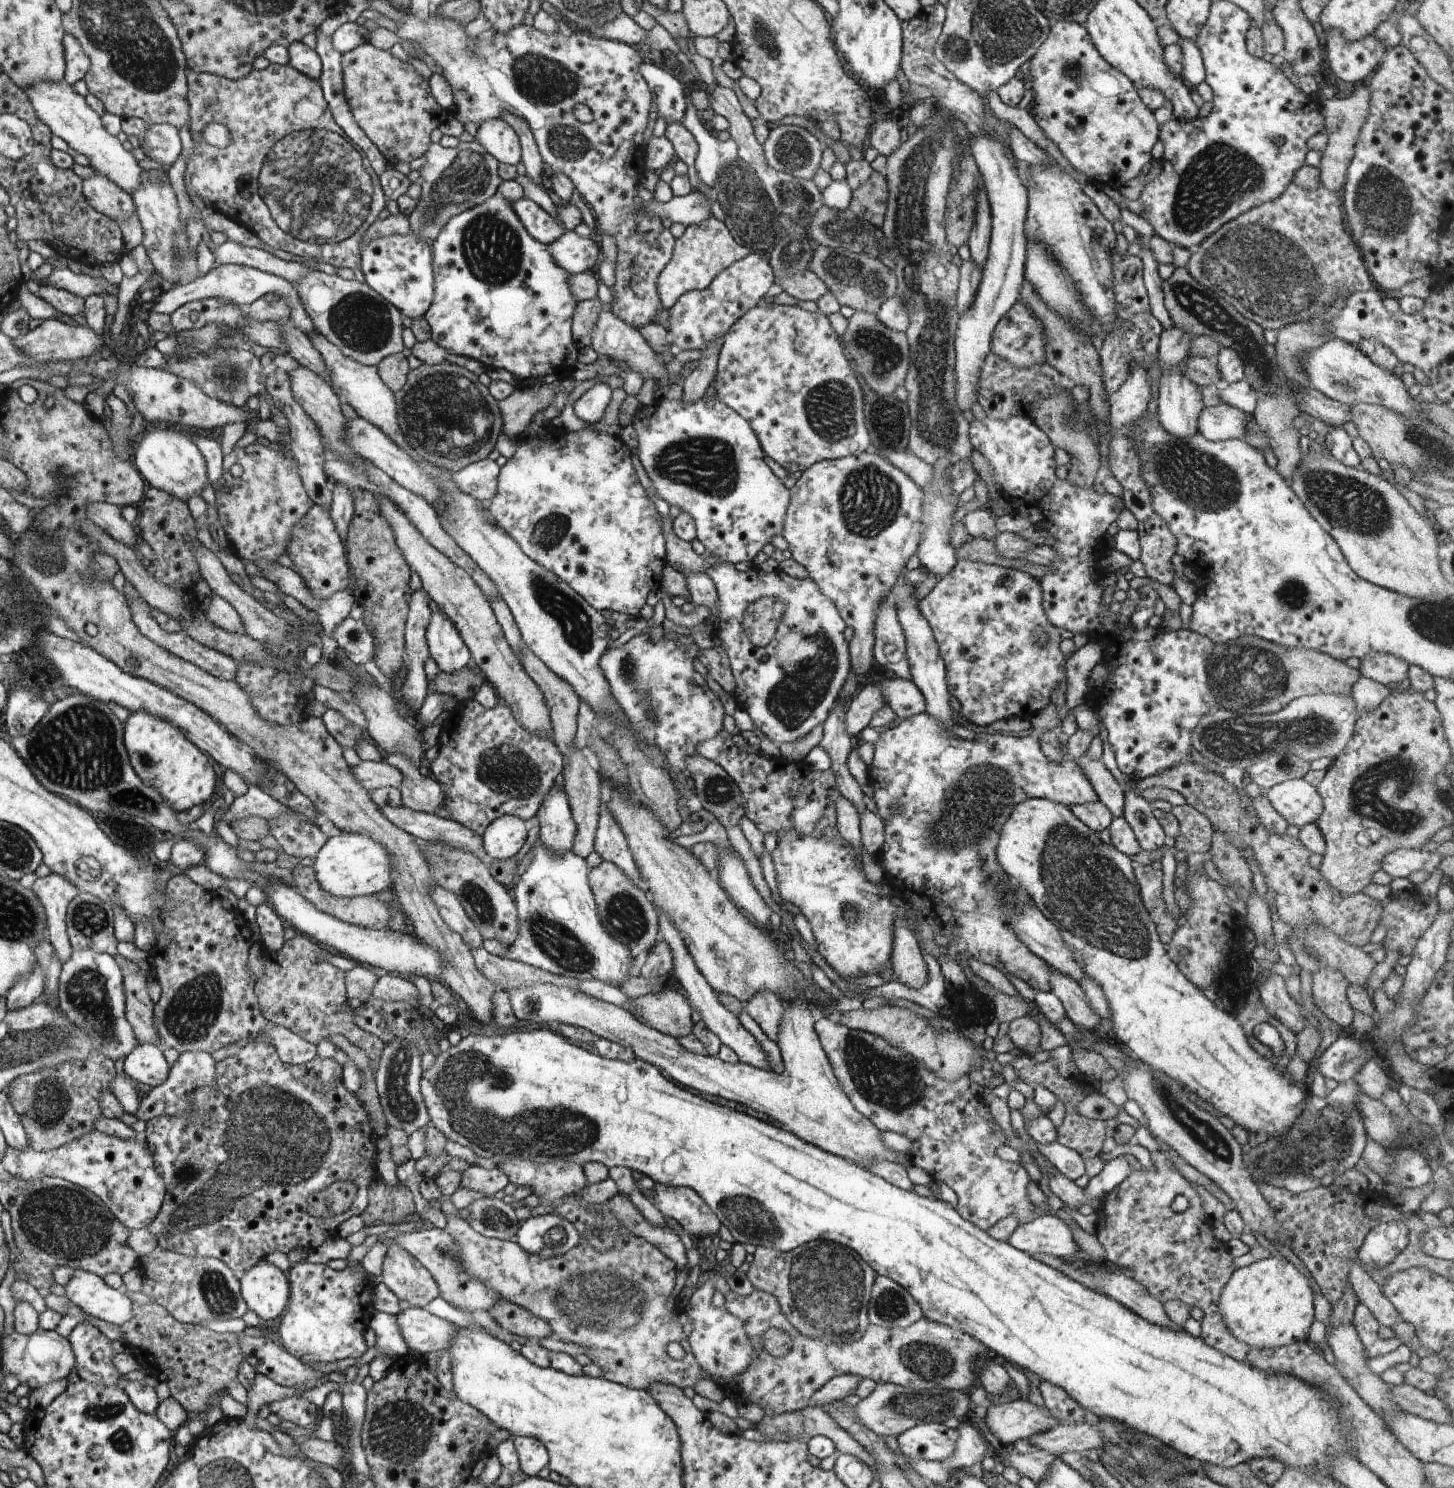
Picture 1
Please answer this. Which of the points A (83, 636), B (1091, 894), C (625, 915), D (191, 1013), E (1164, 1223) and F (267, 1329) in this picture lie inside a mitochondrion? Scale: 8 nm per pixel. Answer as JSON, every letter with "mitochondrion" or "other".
{"A":"other","B":"mitochondrion","C":"mitochondrion","D":"mitochondrion","E":"mitochondrion","F":"other"}

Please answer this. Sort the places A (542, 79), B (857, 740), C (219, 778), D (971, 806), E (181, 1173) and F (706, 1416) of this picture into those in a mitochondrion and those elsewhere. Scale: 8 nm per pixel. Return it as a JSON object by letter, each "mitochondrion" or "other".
{"A":"mitochondrion","B":"other","C":"other","D":"mitochondrion","E":"mitochondrion","F":"other"}

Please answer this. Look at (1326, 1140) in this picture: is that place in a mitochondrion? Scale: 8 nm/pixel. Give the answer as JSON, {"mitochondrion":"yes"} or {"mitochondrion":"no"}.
{"mitochondrion":"yes"}

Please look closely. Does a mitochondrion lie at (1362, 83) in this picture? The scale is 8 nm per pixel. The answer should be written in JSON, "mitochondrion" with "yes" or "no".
{"mitochondrion":"no"}

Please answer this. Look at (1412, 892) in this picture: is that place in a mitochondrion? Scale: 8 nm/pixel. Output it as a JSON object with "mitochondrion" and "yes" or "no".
{"mitochondrion":"no"}

